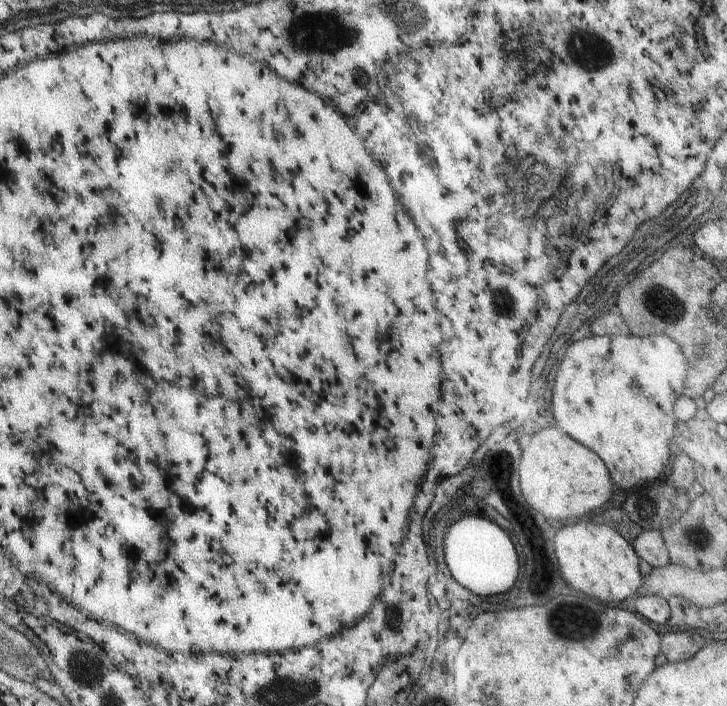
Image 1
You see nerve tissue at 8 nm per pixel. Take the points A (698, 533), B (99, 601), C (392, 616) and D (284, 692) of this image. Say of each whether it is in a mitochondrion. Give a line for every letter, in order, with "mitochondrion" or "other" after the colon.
A: mitochondrion
B: other
C: mitochondrion
D: mitochondrion

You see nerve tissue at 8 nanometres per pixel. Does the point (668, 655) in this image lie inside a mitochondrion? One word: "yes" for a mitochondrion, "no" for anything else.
no

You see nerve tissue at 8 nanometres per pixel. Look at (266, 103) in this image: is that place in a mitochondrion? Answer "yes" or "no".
no

